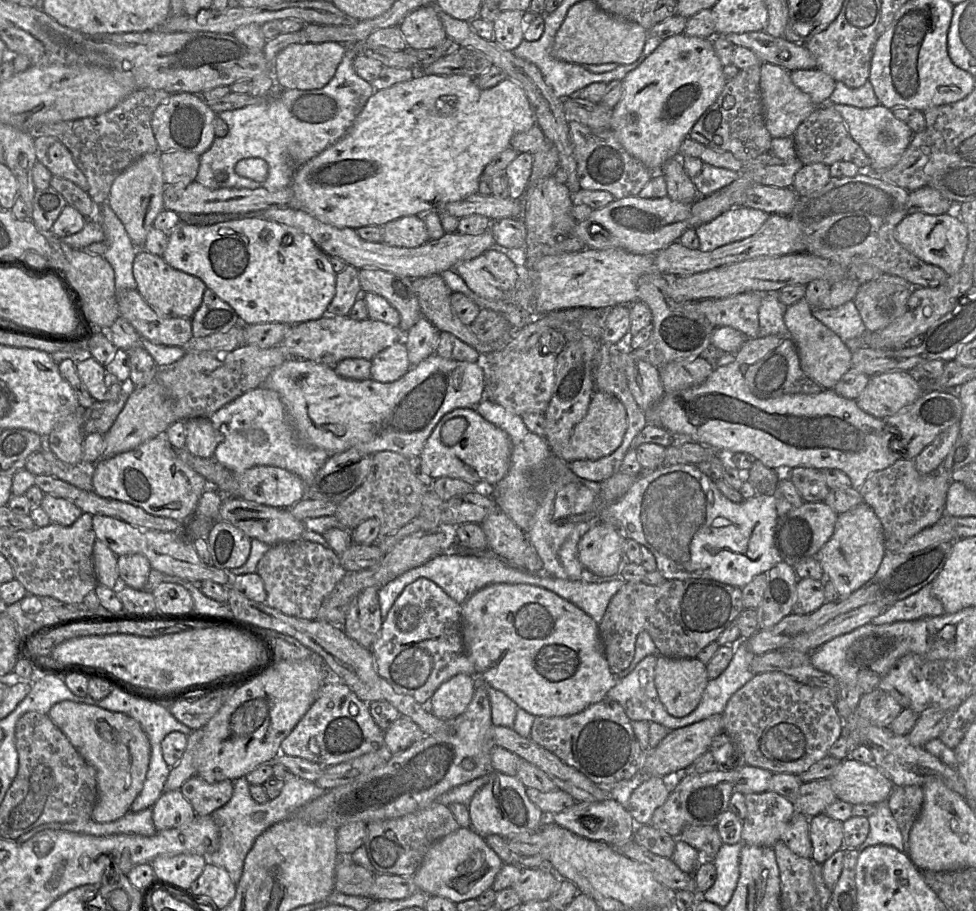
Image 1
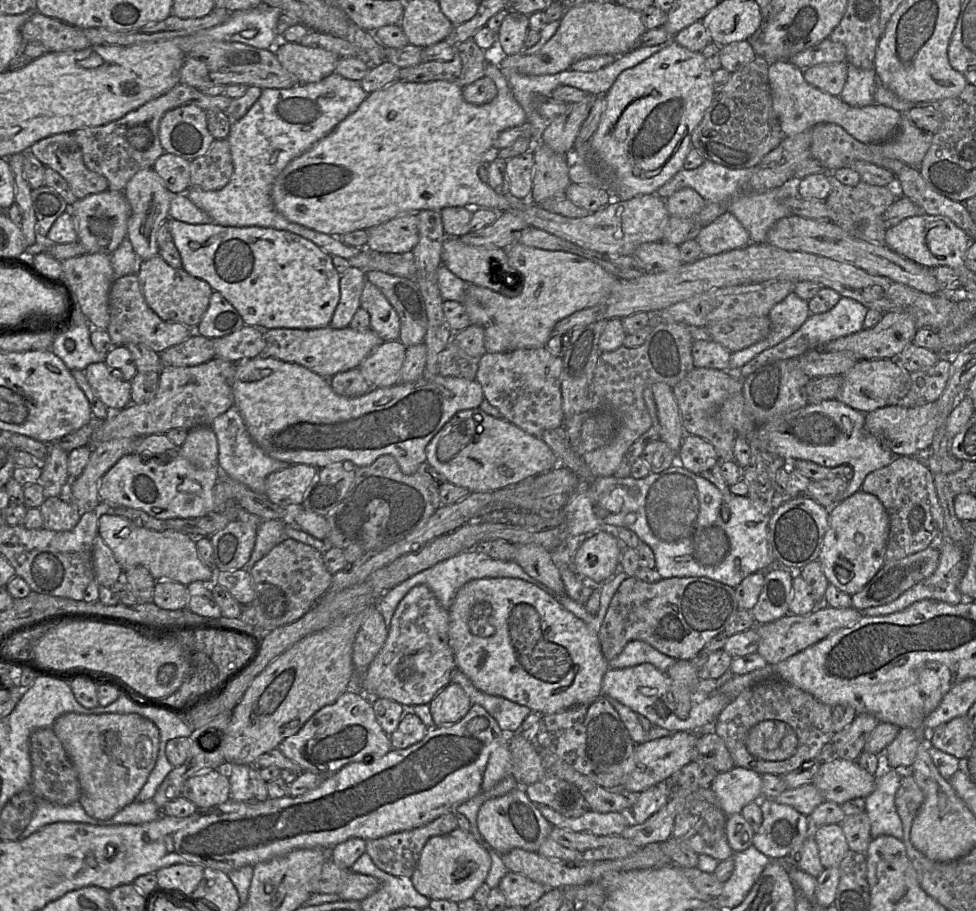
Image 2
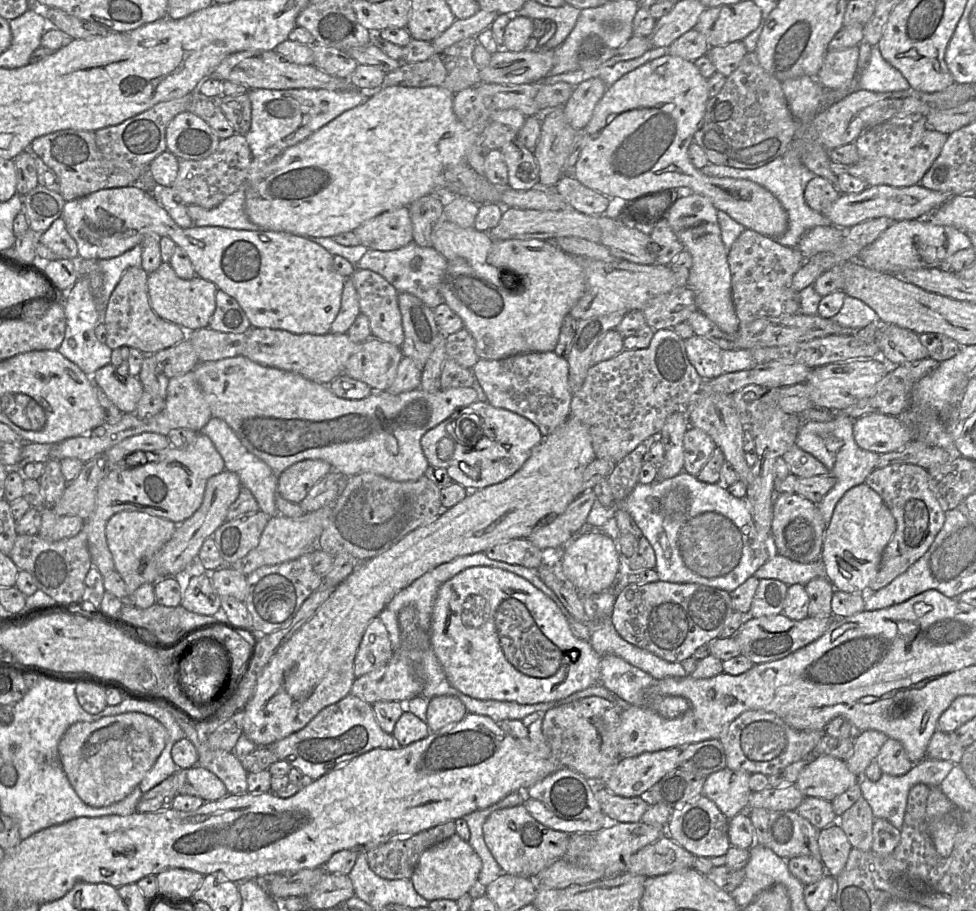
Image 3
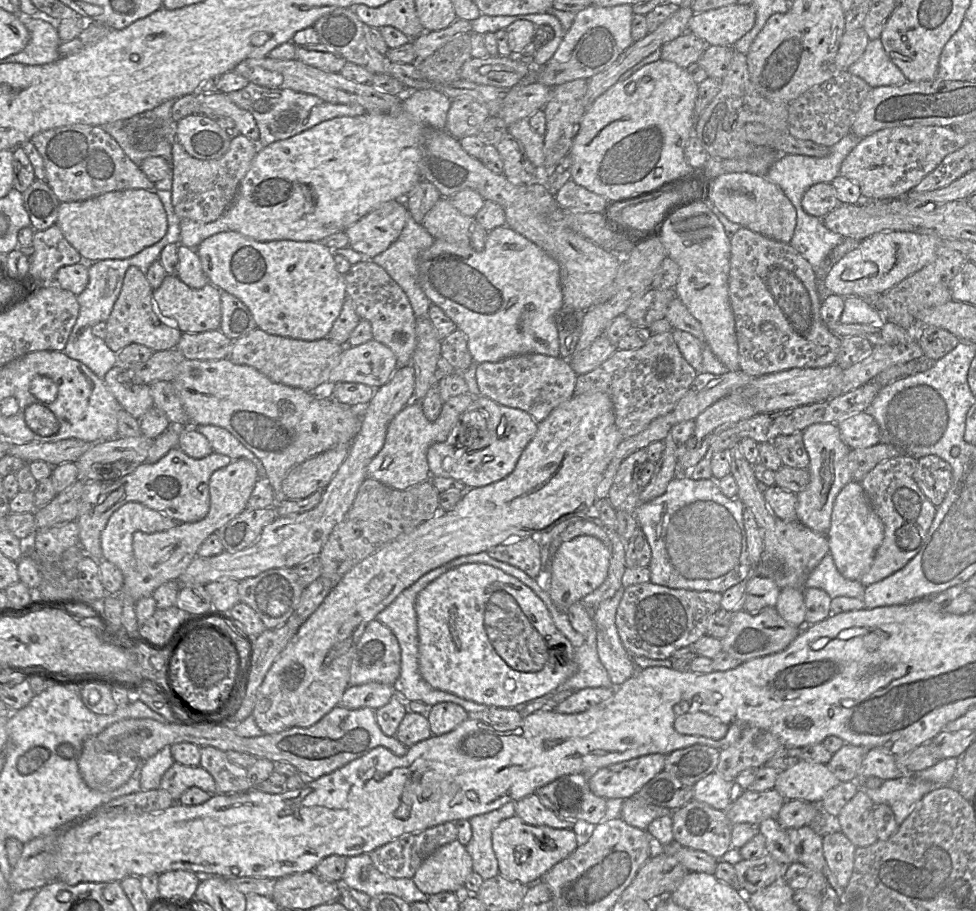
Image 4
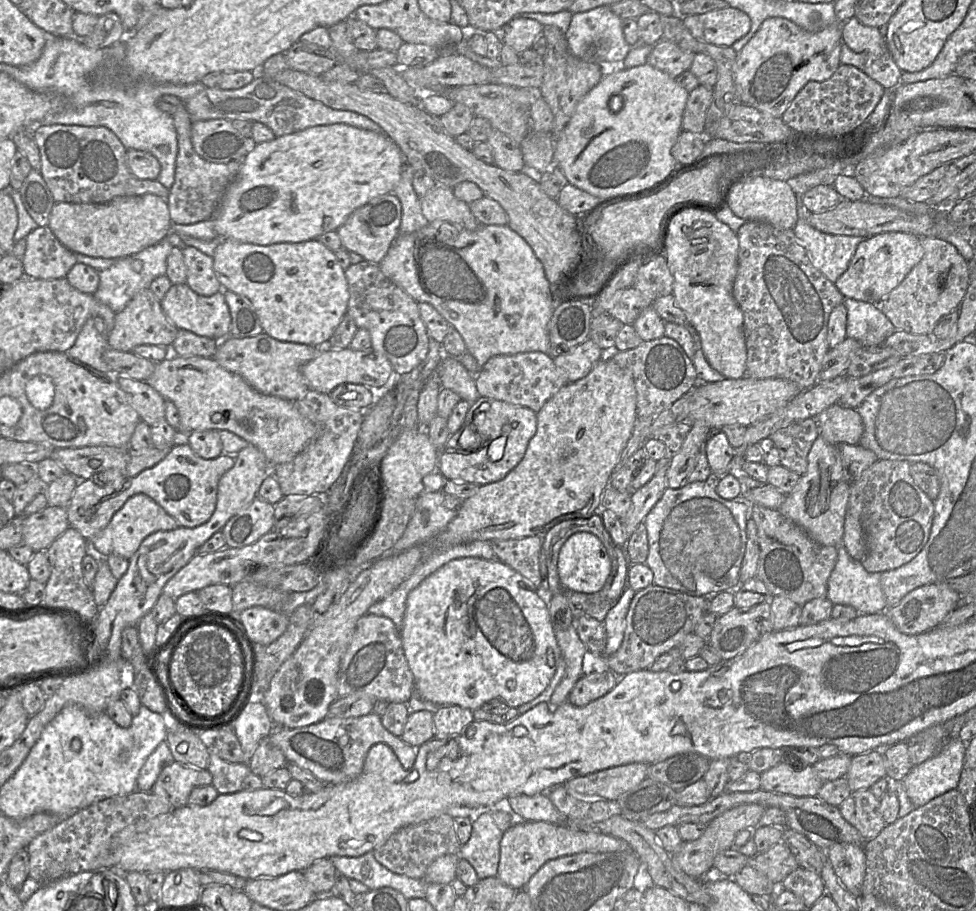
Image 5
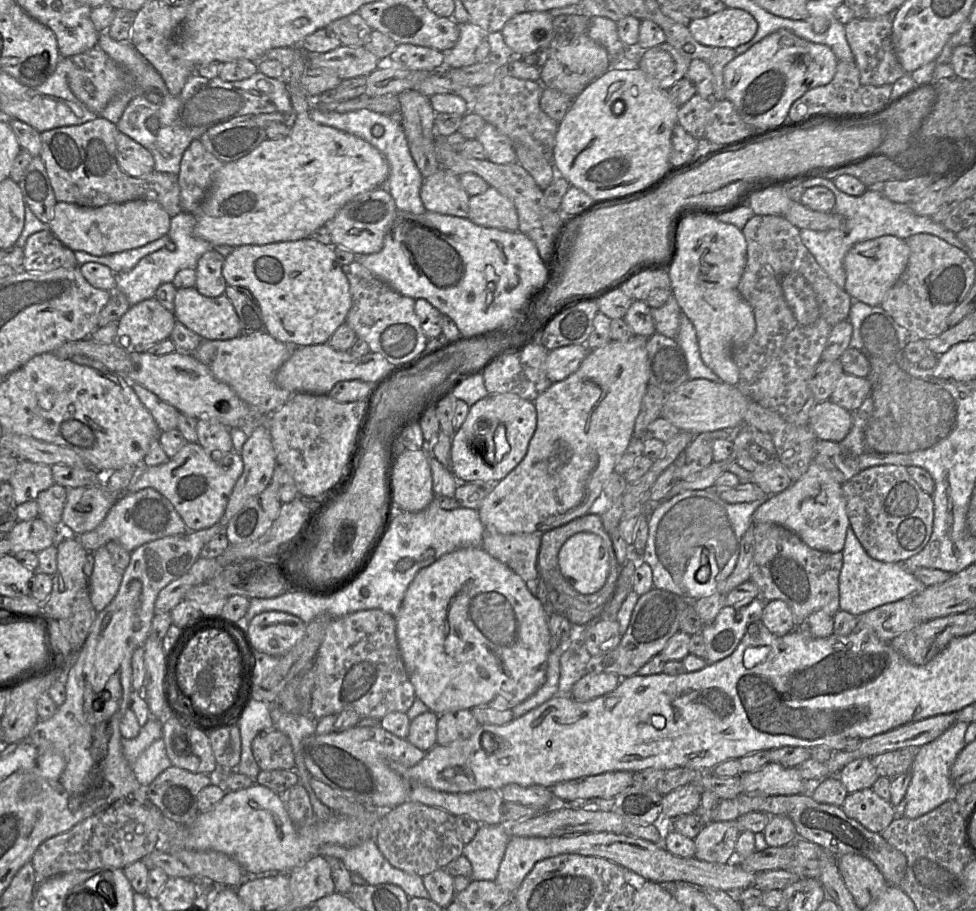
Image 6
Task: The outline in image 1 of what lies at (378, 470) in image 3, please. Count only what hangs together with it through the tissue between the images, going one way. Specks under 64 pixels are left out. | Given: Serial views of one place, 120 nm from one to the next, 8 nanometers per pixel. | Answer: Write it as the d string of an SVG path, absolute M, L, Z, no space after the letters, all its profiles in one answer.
M434 353L413 366L396 381L382 383L368 378L352 380L340 377L334 366L315 361L289 358L275 368L262 386L279 393L294 424L297 436L307 444L323 449L330 455L356 448L373 455L393 451L409 459L419 456L426 440L439 420L456 408L475 408L484 399L485 368L481 363L445 359Z

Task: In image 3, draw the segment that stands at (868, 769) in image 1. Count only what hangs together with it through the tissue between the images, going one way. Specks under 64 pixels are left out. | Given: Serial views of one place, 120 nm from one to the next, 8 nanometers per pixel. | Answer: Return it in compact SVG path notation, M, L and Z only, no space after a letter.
M832 756L809 758L795 785L805 797L832 801L838 795L859 783L844 760Z

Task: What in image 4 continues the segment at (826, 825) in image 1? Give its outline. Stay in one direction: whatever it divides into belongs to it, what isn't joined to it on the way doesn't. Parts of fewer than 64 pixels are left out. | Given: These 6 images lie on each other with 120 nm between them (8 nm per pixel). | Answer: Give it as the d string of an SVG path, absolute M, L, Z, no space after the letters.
M834 829L822 836L823 854L837 883L845 888L849 883L855 858L855 845L848 837Z

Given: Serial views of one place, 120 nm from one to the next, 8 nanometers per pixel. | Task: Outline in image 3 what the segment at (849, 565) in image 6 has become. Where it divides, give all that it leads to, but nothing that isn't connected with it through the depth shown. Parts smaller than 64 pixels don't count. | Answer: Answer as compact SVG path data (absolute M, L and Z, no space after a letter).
M773 552L771 557L754 573L760 579L778 579L788 586L806 585L810 580L826 577L826 571L820 560L811 563L800 563Z

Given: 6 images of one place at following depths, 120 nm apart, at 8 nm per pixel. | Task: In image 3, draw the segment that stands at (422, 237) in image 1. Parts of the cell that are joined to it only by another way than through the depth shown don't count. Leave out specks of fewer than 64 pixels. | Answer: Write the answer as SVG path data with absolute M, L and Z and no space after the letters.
M408 207L381 213L361 224L355 235L369 250L392 251L413 241L413 225Z

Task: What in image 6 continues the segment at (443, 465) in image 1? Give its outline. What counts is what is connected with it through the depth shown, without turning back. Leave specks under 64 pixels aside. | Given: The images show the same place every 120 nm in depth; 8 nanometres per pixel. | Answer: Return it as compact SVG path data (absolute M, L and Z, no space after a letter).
M513 393L490 394L470 406L465 421L452 435L450 471L459 482L500 481L525 457L536 428L537 410L534 402Z

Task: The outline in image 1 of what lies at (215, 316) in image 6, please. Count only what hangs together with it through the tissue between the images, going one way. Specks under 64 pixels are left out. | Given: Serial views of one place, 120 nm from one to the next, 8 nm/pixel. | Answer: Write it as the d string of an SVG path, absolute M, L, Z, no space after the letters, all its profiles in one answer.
M139 249L133 262L133 276L137 290L154 310L165 316L191 319L202 303L207 289L206 284L198 277L174 269L161 256Z

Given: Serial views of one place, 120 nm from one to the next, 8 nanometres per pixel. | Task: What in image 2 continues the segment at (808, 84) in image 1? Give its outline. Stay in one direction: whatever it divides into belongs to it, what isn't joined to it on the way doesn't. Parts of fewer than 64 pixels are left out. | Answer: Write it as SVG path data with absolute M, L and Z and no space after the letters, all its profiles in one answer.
M846 61L821 63L803 69L804 79L811 85L833 96L839 96L847 79Z

